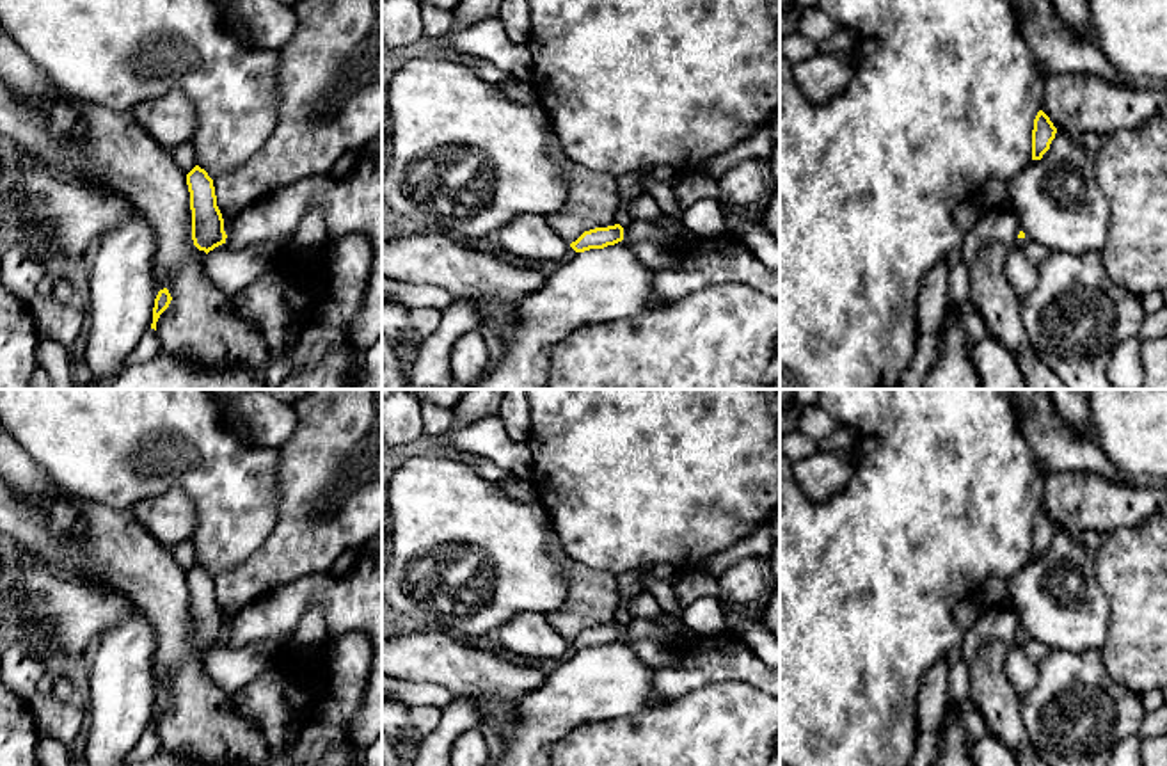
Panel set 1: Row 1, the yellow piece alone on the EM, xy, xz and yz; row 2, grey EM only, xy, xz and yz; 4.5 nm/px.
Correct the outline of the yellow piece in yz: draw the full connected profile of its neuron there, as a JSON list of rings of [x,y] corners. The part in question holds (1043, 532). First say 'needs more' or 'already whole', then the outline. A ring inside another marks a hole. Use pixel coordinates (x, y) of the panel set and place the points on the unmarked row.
already whole | [[[1039,508],[1034,517],[1034,528],[1032,528],[1032,558],[1043,556],[1043,553],[1050,547],[1055,531],[1057,526],[1050,519],[1050,515],[1043,508]]]

